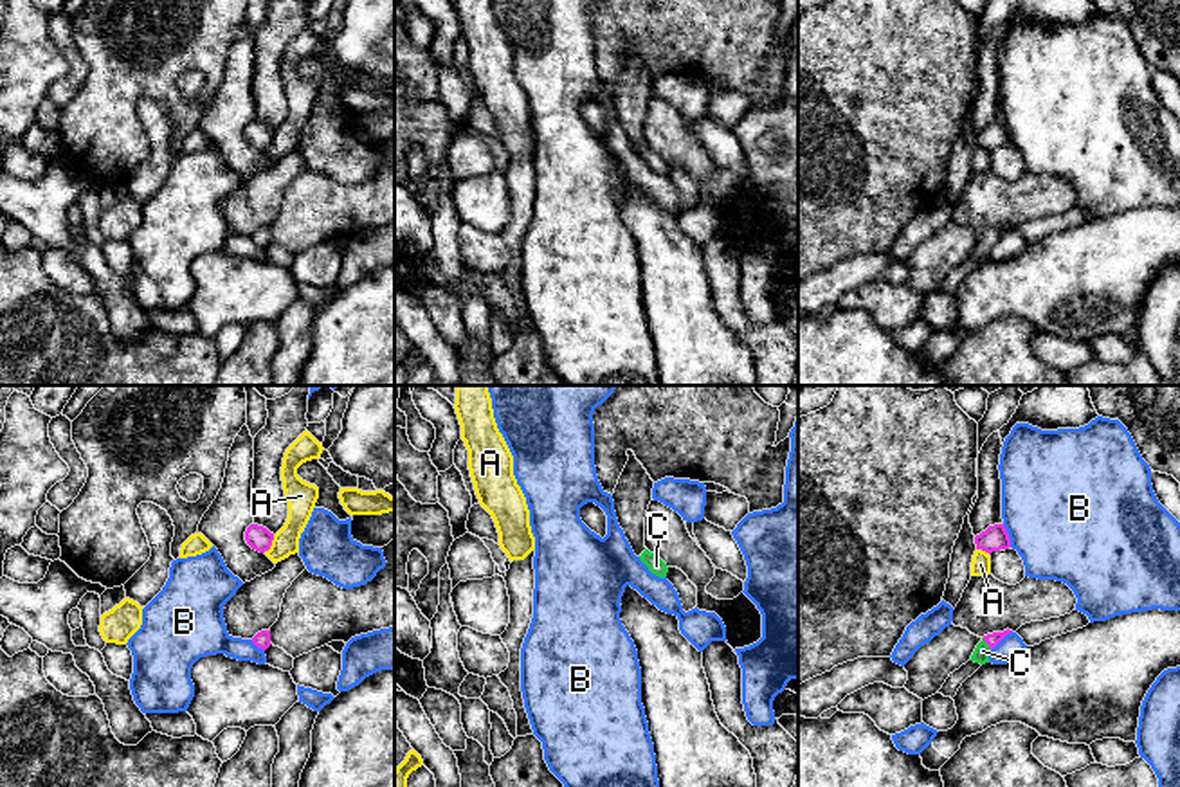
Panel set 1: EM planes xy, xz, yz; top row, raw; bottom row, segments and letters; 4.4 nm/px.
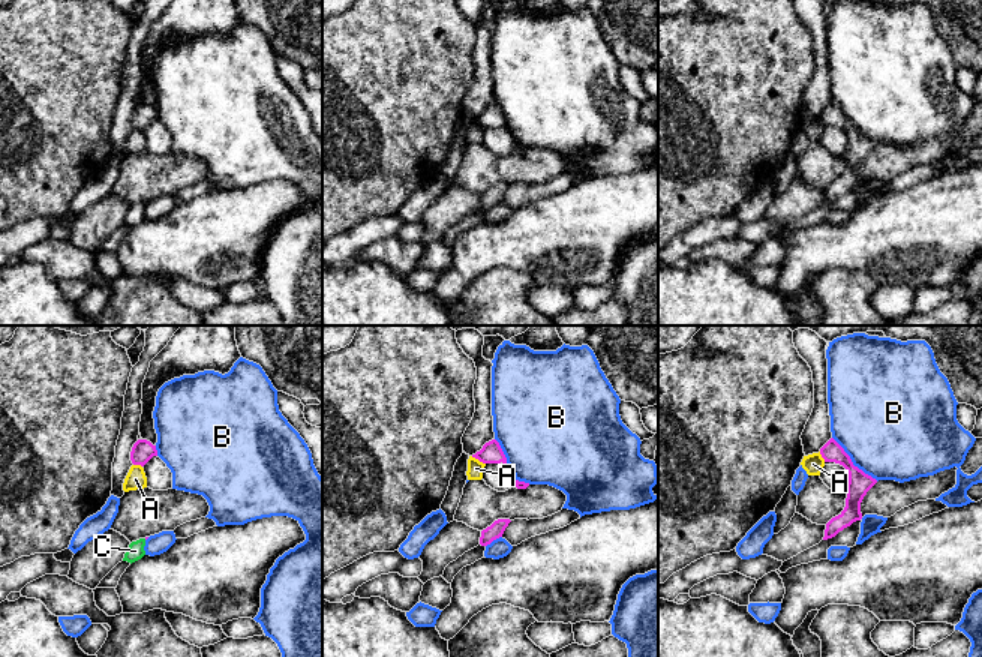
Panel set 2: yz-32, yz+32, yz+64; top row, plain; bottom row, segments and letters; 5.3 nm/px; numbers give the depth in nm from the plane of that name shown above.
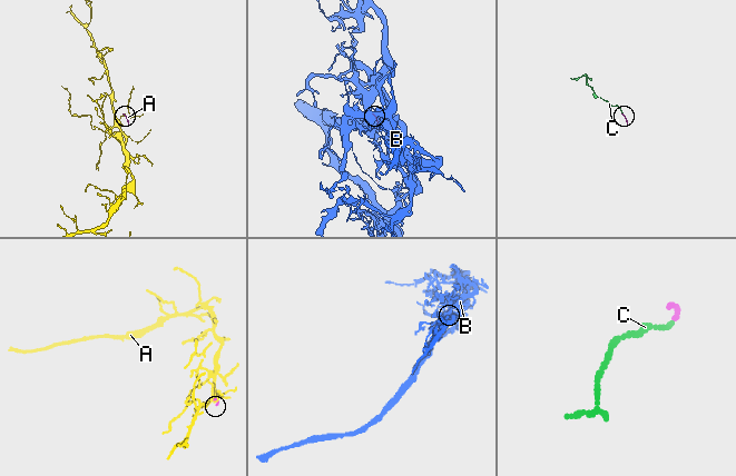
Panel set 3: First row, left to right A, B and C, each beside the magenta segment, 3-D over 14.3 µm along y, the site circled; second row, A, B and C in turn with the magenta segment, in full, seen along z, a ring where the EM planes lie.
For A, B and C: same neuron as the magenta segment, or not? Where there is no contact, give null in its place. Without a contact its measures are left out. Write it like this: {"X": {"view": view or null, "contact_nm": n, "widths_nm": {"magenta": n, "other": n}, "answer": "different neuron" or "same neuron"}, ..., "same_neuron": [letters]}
{"A": {"view": "xy", "contact_nm": 90, "widths_nm": {"magenta": 110, "other": 140}, "answer": "different neuron"}, "B": {"view": "yz", "contact_nm": 110, "widths_nm": {"magenta": 110, "other": 500}, "answer": "different neuron"}, "C": {"view": "yz", "contact_nm": 70, "widths_nm": {"magenta": 60, "other": 70}, "answer": "same neuron"}, "same_neuron": ["C"]}

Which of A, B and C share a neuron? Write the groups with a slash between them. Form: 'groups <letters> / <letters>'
groups A / B / C

